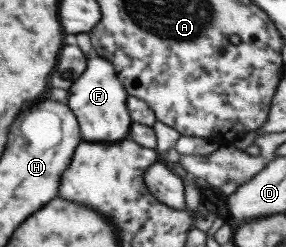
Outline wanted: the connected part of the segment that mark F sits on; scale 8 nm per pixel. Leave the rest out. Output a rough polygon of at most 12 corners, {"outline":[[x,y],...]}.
{"outline":[[90,58],[67,104],[82,141],[121,142],[133,123],[112,62]]}

